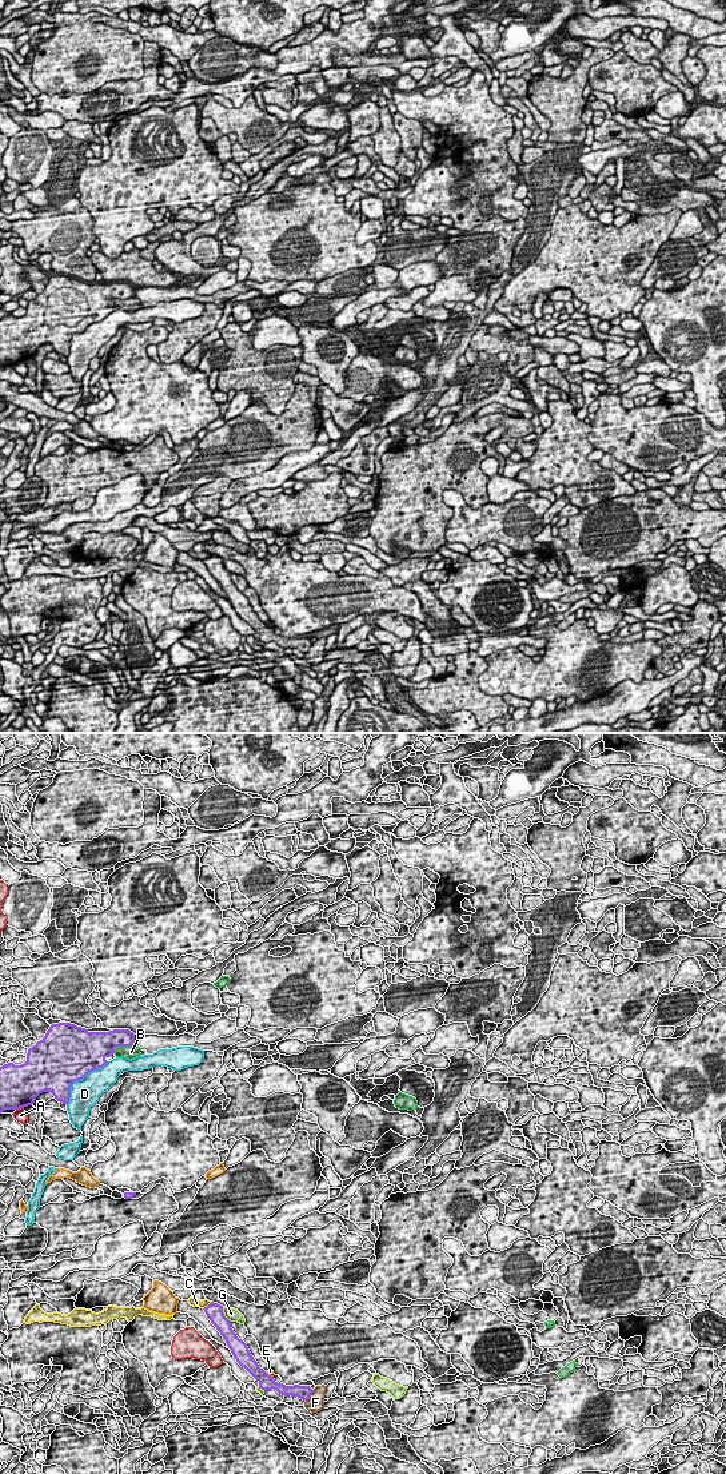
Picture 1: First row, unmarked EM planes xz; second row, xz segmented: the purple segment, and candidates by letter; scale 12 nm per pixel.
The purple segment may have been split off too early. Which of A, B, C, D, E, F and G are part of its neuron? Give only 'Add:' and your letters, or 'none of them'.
Add: none of them

